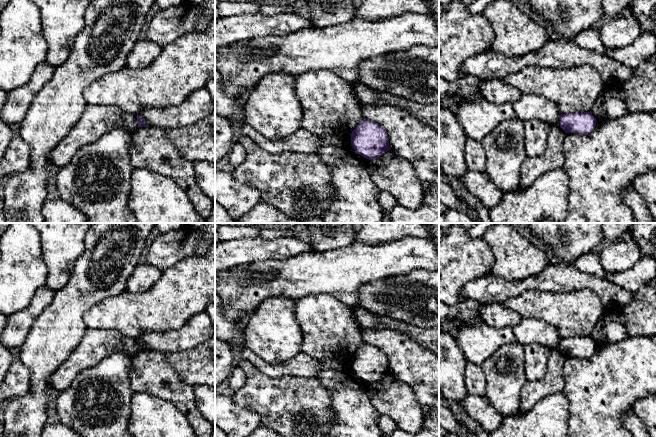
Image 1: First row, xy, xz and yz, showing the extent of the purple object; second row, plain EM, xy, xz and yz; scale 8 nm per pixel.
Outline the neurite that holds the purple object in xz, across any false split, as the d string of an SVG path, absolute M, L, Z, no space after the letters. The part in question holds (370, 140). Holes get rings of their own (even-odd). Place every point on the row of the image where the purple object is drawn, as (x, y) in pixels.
M363 119L350 137L355 152L371 161L391 150L386 130L371 120Z

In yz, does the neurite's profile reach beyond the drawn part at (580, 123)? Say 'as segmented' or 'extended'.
as segmented

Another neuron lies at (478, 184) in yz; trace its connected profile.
M467 171L459 179L459 184L489 209L498 205L505 193L489 179L485 172Z

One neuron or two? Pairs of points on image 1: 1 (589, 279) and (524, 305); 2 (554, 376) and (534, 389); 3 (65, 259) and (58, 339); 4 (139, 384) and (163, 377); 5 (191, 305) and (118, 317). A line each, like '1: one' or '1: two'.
1: two
2: one
3: two
4: one
5: one

